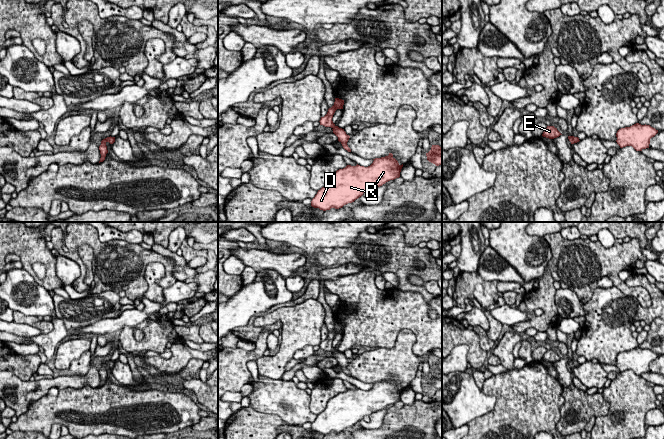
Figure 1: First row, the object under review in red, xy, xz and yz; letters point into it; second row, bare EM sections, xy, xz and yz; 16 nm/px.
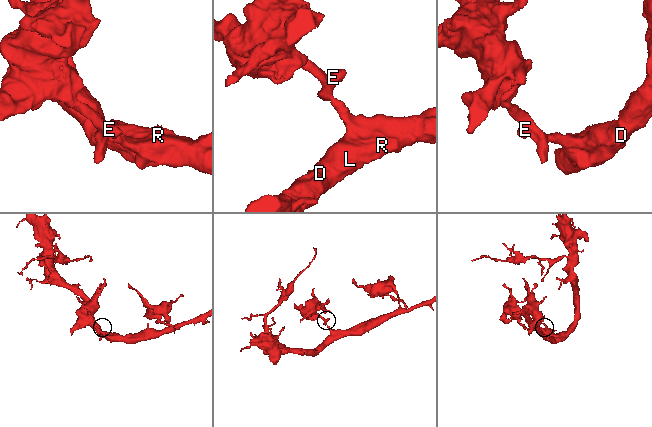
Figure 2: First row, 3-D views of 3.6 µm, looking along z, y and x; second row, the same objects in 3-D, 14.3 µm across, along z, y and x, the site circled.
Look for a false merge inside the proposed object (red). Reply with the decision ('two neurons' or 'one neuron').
one neuron

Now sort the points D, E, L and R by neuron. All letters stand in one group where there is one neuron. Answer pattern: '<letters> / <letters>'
D E L R

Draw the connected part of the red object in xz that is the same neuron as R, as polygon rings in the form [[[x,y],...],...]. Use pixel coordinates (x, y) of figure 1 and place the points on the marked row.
[[[392,153],[373,160],[368,167],[347,165],[331,174],[312,199],[311,206],[323,211],[339,209],[354,202],[364,192],[400,177],[403,164],[400,165]]]

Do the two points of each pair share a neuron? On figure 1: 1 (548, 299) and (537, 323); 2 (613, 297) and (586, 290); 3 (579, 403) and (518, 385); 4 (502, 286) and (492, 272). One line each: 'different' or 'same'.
1: same
2: different
3: different
4: different

